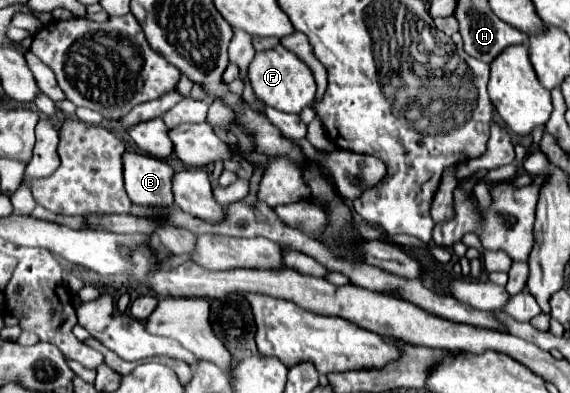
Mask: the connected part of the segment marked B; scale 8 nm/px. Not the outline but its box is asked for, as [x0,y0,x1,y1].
[124,153,174,209]

